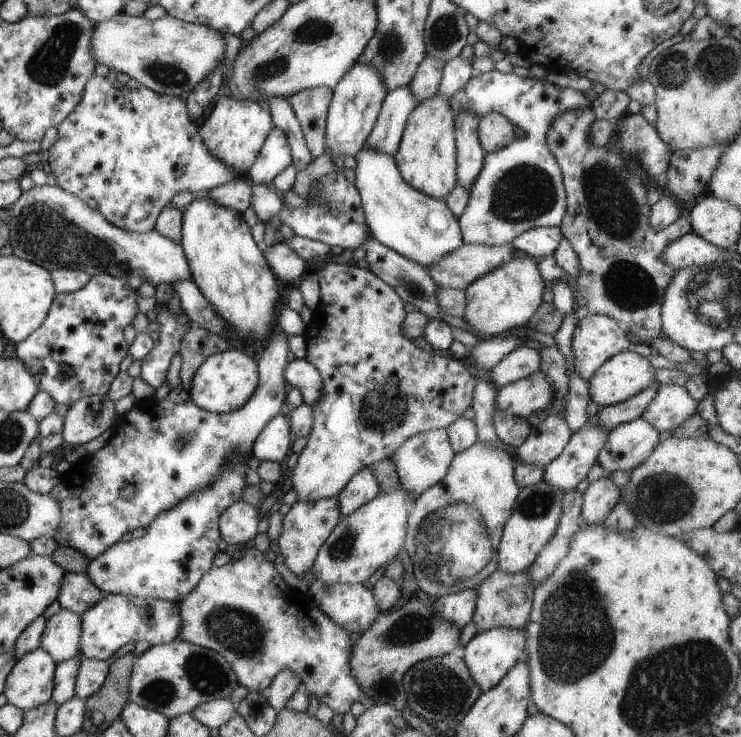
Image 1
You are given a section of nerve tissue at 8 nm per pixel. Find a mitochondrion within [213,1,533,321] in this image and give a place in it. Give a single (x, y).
(388, 49)

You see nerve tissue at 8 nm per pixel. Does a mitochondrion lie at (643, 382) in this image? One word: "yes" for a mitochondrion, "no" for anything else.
no

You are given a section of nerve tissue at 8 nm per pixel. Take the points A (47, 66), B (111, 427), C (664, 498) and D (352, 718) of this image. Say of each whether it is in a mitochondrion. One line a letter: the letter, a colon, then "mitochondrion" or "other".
A: mitochondrion
B: other
C: mitochondrion
D: other

